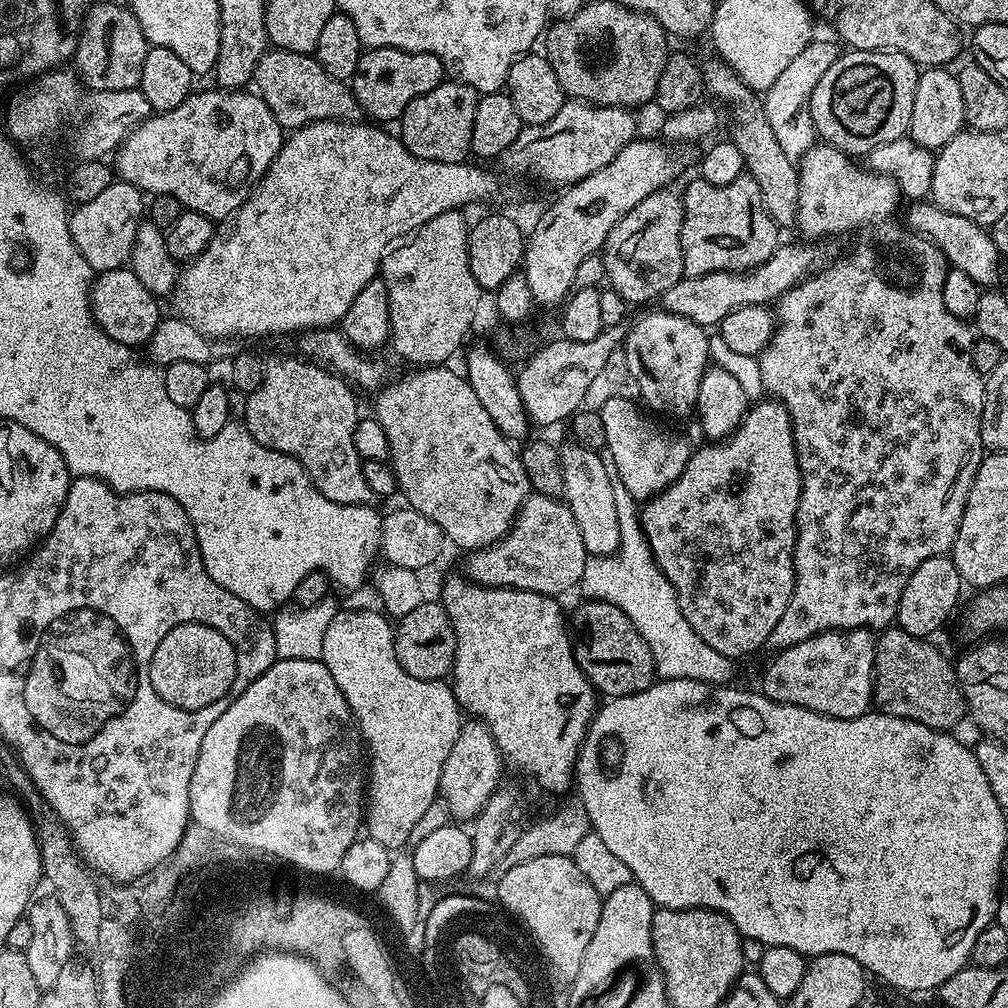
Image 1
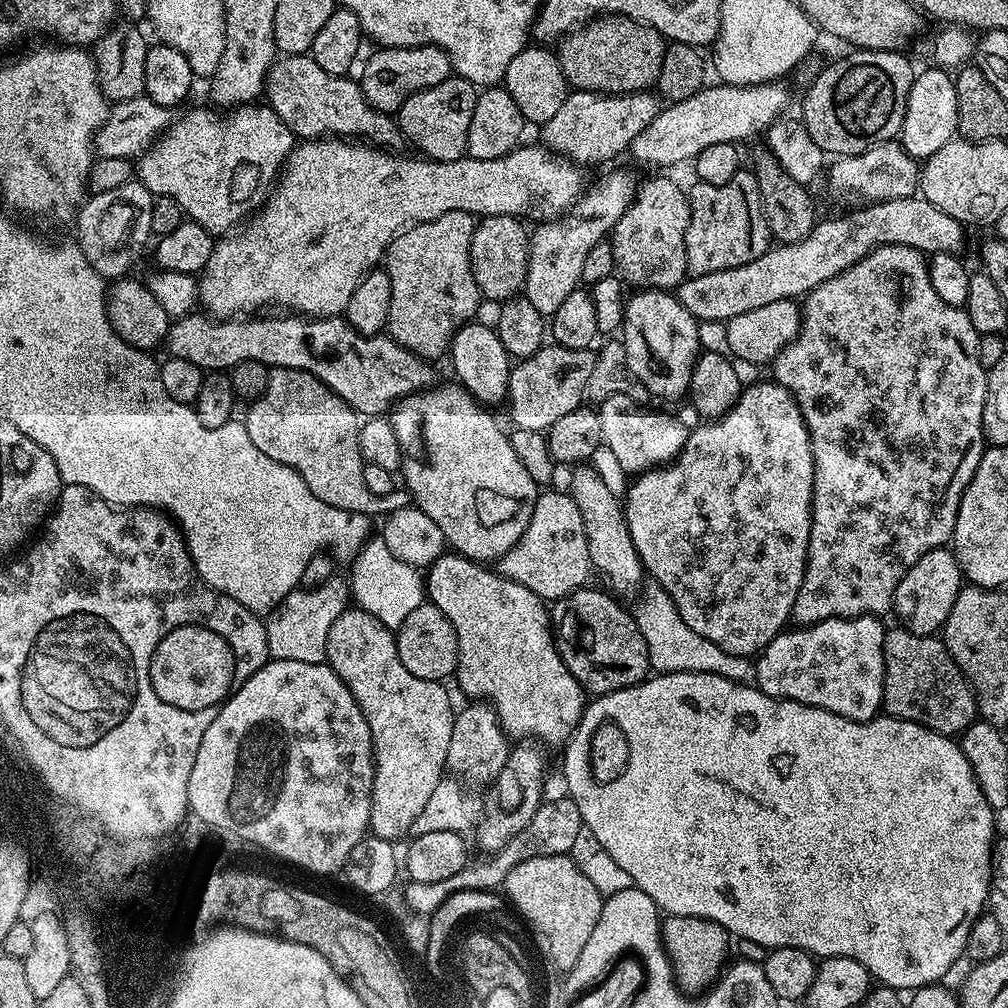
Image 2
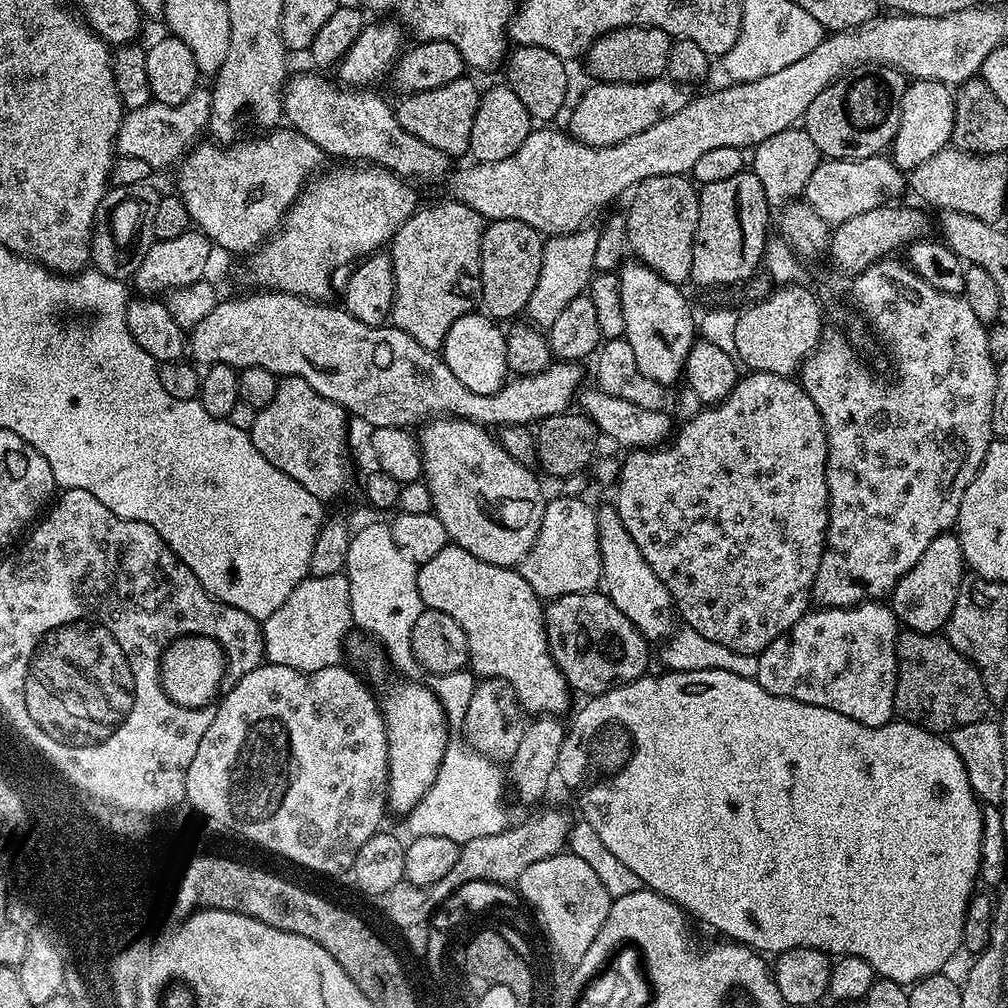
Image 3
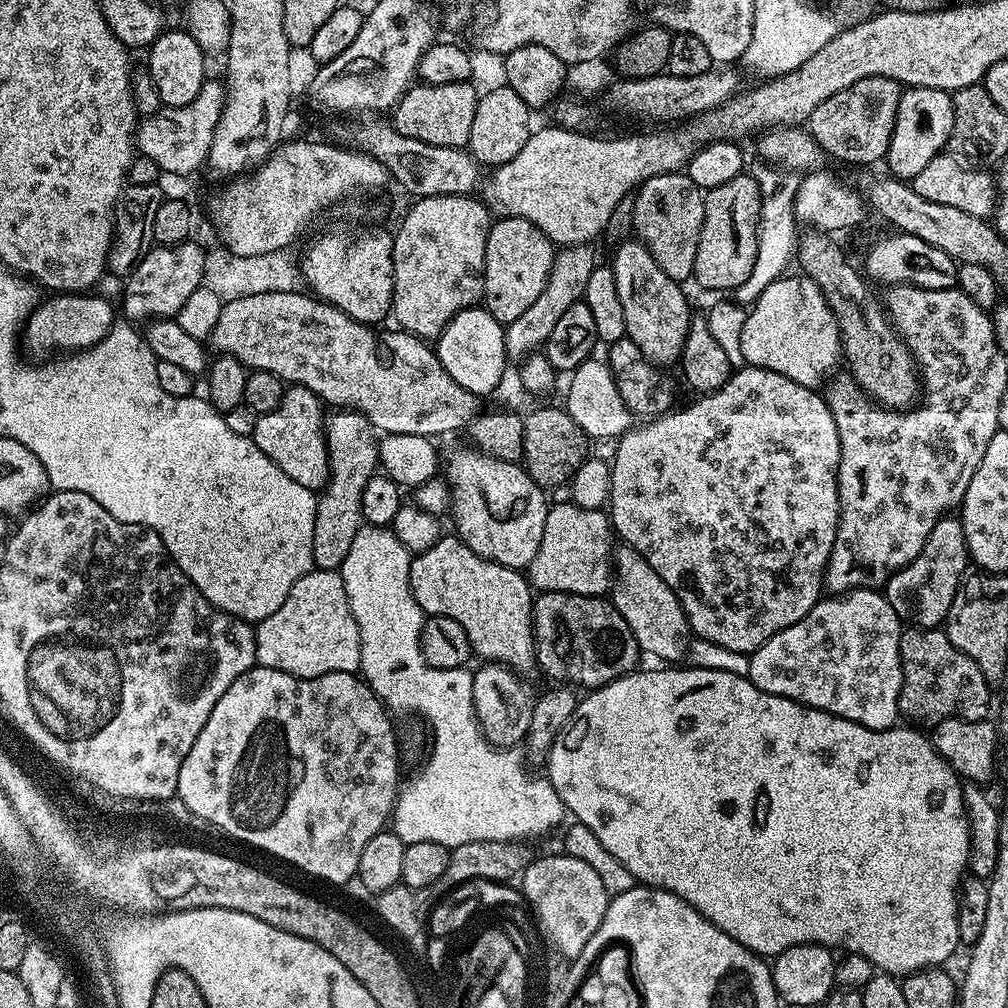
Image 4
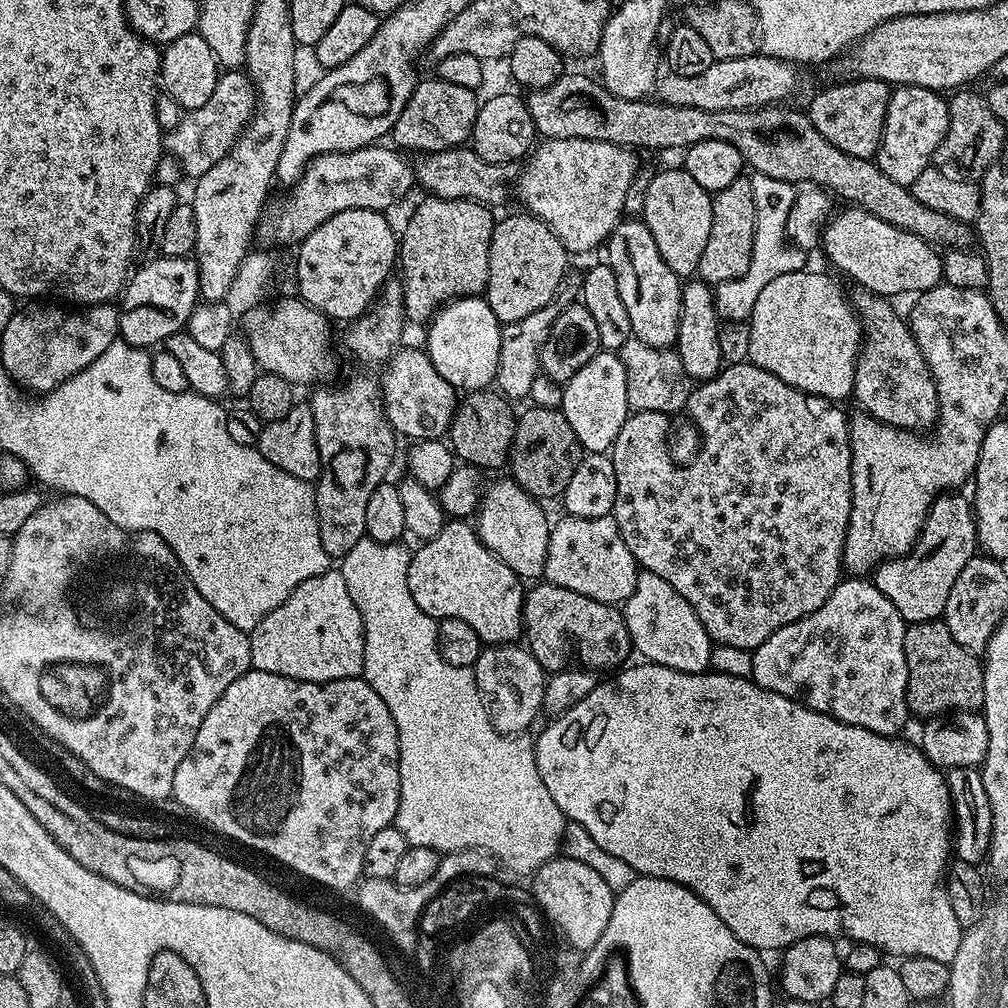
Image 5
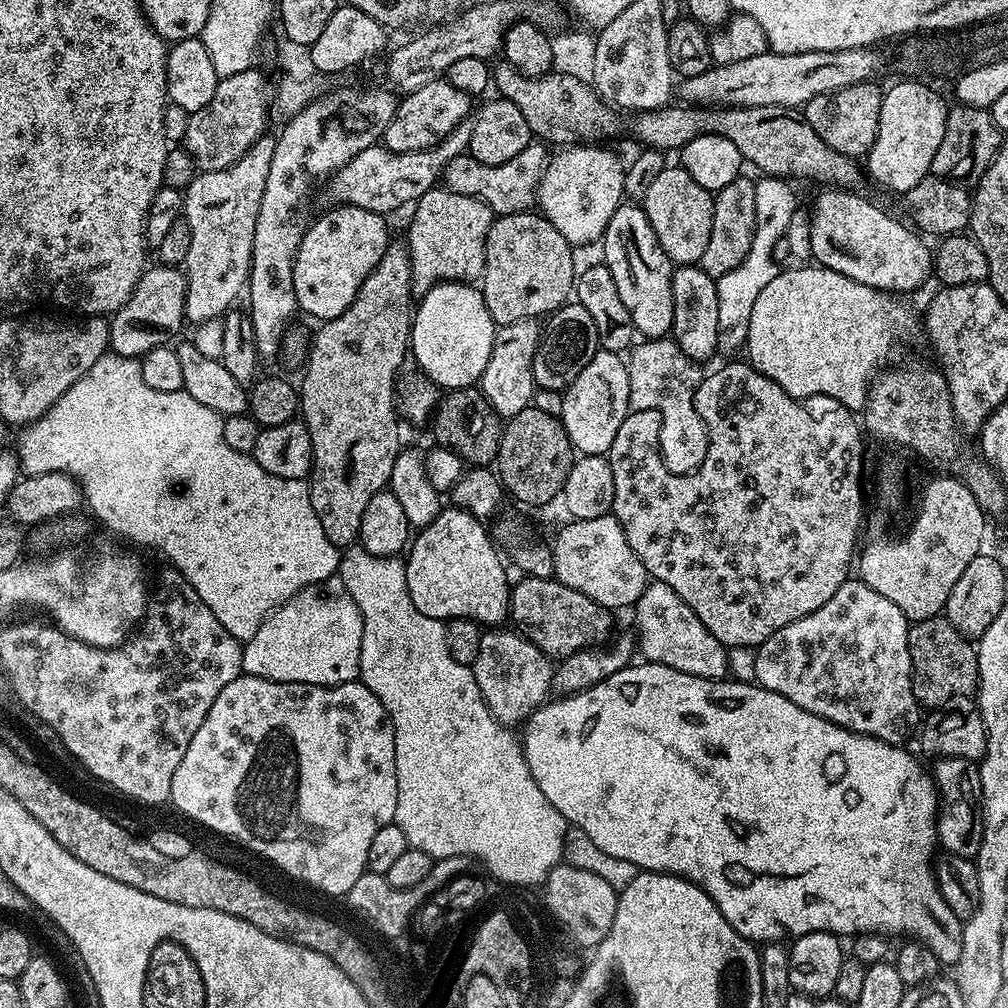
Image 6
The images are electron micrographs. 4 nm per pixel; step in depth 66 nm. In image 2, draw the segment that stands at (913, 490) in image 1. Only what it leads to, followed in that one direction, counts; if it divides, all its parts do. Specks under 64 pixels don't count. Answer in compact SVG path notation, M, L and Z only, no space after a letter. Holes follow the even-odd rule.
M884 244L880 248L875 248L866 258L862 258L842 274L838 274L834 278L822 282L812 292L809 292L807 296L803 297L800 332L795 340L790 341L778 353L776 359L770 365L770 371L772 371L770 372L771 379L775 380L777 384L780 384L786 390L790 390L802 410L804 421L810 434L812 453L814 454L814 494L812 495L812 525L810 526L810 542L808 543L808 561L806 562L806 570L802 578L802 586L798 590L798 598L792 611L792 620L797 625L807 626L817 624L829 618L842 618L844 620L852 620L856 616L874 616L880 618L885 615L883 612L891 613L893 611L892 603L894 602L894 594L898 590L898 582L902 582L902 578L906 578L906 570L910 570L910 566L914 566L914 562L918 562L918 558L922 558L922 554L926 554L935 548L943 548L951 541L956 519L958 518L958 506L962 502L962 494L966 490L966 486L970 486L970 482L974 478L974 470L978 470L978 462L982 458L986 447L986 441L984 439L984 407L986 406L986 394L988 393L989 369L984 368L978 358L980 338L980 333L974 330L974 322L970 322L970 318L964 308L950 306L946 302L942 302L942 298L938 298L938 294L934 294L934 286L930 282L928 260L926 259L925 253L919 252L917 248L911 248L910 246Z

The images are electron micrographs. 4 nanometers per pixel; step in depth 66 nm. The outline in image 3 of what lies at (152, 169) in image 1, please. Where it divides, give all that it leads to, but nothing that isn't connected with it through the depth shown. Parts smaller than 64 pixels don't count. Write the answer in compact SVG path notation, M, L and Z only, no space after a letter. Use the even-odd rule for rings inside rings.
M277 126L257 136L260 136L257 140L241 139L239 142L227 146L221 146L216 142L207 142L208 144L204 144L205 142L197 143L178 165L178 171L180 171L180 189L178 189L180 201L186 206L186 210L192 219L192 224L203 232L217 249L225 248L228 252L244 252L243 254L251 254L257 251L260 245L283 224L284 216L292 208L294 201L300 197L300 193L304 191L304 185L313 179L314 174L321 171L322 165L320 163L325 163L324 151L318 146L314 146L314 142L310 142L310 138L306 138L301 132L296 131L291 126Z

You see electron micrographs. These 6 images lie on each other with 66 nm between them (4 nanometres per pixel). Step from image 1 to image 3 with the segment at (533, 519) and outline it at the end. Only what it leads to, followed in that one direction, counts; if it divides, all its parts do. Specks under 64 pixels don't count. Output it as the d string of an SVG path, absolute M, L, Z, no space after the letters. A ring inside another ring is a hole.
M576 496L549 499L544 505L538 538L534 538L534 546L530 546L518 565L522 578L530 582L530 590L534 590L534 594L545 601L554 600L558 596L590 592L601 583L601 570L596 508Z

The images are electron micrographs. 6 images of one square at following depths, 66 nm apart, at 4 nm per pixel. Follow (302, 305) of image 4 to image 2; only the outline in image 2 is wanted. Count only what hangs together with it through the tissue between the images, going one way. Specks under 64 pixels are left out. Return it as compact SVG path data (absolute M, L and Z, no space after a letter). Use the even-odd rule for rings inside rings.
M208 314L196 315L181 316L169 323L166 341L168 356L186 358L186 362L194 362L194 366L208 372L231 370L246 361L262 362L269 369L289 368L309 372L364 418L391 413L399 400L423 392L437 383L436 372L432 369L435 367L429 361L406 350L406 346L387 334L364 336L344 316L309 318L299 314L252 314L247 318L213 318ZM555 342L540 348L535 356L511 365L508 374L508 416L522 430L547 433L558 418L581 407L588 395L590 374L596 365L596 352L587 348L564 348Z

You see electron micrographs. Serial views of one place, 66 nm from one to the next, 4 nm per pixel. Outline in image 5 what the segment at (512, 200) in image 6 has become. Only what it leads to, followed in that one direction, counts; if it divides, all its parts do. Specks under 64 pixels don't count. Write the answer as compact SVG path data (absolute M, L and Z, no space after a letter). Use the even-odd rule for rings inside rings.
M461 146L459 148L447 148L441 152L422 152L411 157L412 174L417 185L425 188L425 193L437 196L443 200L478 200L487 202L489 205L497 206L510 196L510 185L517 179L518 168L516 164L491 164L478 154L473 152L471 147Z

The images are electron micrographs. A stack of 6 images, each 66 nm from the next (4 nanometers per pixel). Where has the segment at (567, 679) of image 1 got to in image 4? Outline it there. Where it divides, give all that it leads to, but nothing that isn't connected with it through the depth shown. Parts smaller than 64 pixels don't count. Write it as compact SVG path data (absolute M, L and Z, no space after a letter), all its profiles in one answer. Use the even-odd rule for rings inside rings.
M455 534L441 535L434 546L413 555L410 590L428 616L454 618L470 638L473 653L484 662L507 664L528 674L536 664L536 636L532 632L534 589L525 573L495 564L466 546Z

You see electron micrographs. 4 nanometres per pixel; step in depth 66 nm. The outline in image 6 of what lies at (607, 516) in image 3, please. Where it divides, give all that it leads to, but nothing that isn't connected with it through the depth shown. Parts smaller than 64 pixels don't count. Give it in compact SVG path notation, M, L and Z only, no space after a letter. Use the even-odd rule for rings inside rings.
M652 580L646 586L642 598L634 606L636 612L636 628L638 633L638 652L645 661L670 666L674 670L682 670L682 674L694 674L707 680L723 680L729 675L728 649L682 602L682 598L666 582Z

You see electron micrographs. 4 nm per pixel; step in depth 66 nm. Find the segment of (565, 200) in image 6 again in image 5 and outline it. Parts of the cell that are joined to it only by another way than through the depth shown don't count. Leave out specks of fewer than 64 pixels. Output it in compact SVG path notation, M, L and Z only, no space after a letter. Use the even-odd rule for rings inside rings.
M582 138L545 139L537 143L523 161L514 184L514 192L515 195L516 192L520 195L521 202L528 207L525 209L531 215L546 222L546 226L550 226L550 230L560 239L562 246L567 248L569 253L592 252L599 244L601 247L607 241L609 234L625 215L626 190L629 189L630 182L638 171L636 156L635 151L619 148L610 142Z

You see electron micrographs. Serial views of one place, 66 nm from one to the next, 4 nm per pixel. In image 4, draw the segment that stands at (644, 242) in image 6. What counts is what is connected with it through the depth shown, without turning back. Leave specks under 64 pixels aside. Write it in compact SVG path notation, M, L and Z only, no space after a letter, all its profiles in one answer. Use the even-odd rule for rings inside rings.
M629 238L617 245L610 261L614 282L618 282L618 299L626 313L627 339L642 350L651 364L661 366L675 365L684 349L688 326L692 323L693 313L688 313L688 300L679 283L669 278L666 270L654 262L650 250L635 238Z

